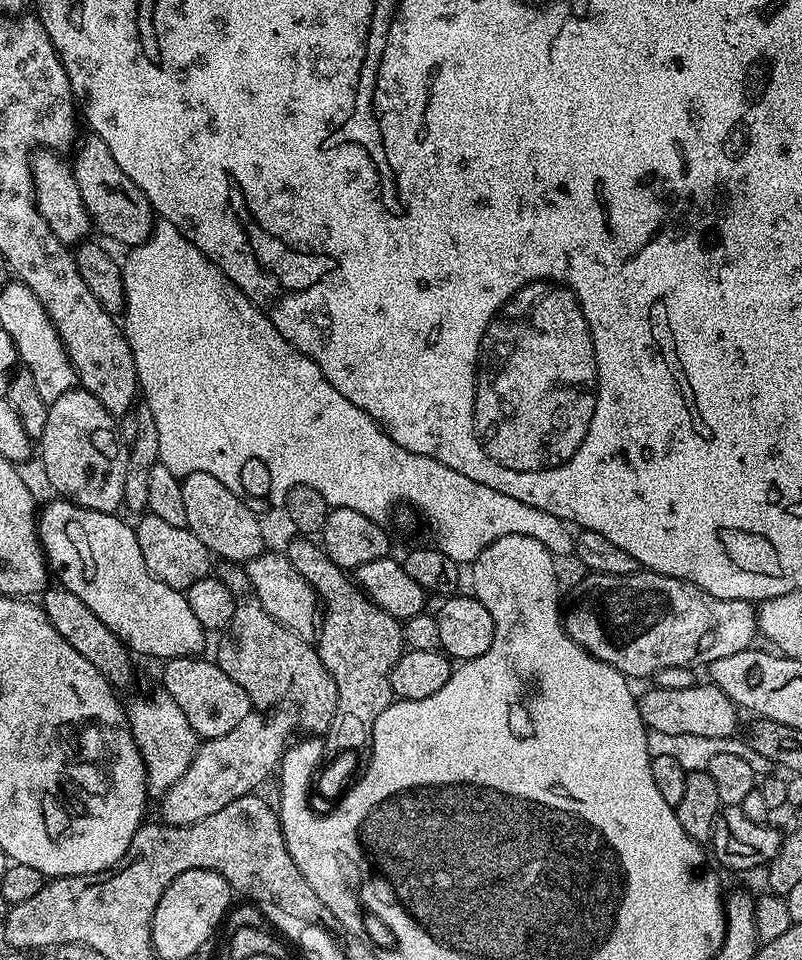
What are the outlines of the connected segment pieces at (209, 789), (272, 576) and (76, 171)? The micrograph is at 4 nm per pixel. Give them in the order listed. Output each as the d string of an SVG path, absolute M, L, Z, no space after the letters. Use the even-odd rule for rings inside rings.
M277 706L263 714L253 710L230 734L203 741L182 778L178 778L159 801L159 819L165 824L186 826L210 818L210 814L234 802L234 798L253 795L259 789L256 787L279 769L292 724L294 728L294 716L287 707Z
M265 550L258 558L247 561L246 571L252 587L251 593L258 602L262 602L262 610L266 610L270 618L286 626L286 630L298 634L298 638L315 641L322 615L320 601L310 582L306 582L306 578L302 578L302 574L298 574L298 570L290 566L287 555L283 551Z
M95 134L79 141L75 149L76 160L71 161L72 173L78 186L78 194L82 194L84 209L88 212L88 219L92 221L95 231L117 240L120 244L135 246L146 242L152 237L154 227L154 213L152 204L134 182L114 162L114 154L110 154L110 146L102 142L102 138Z

